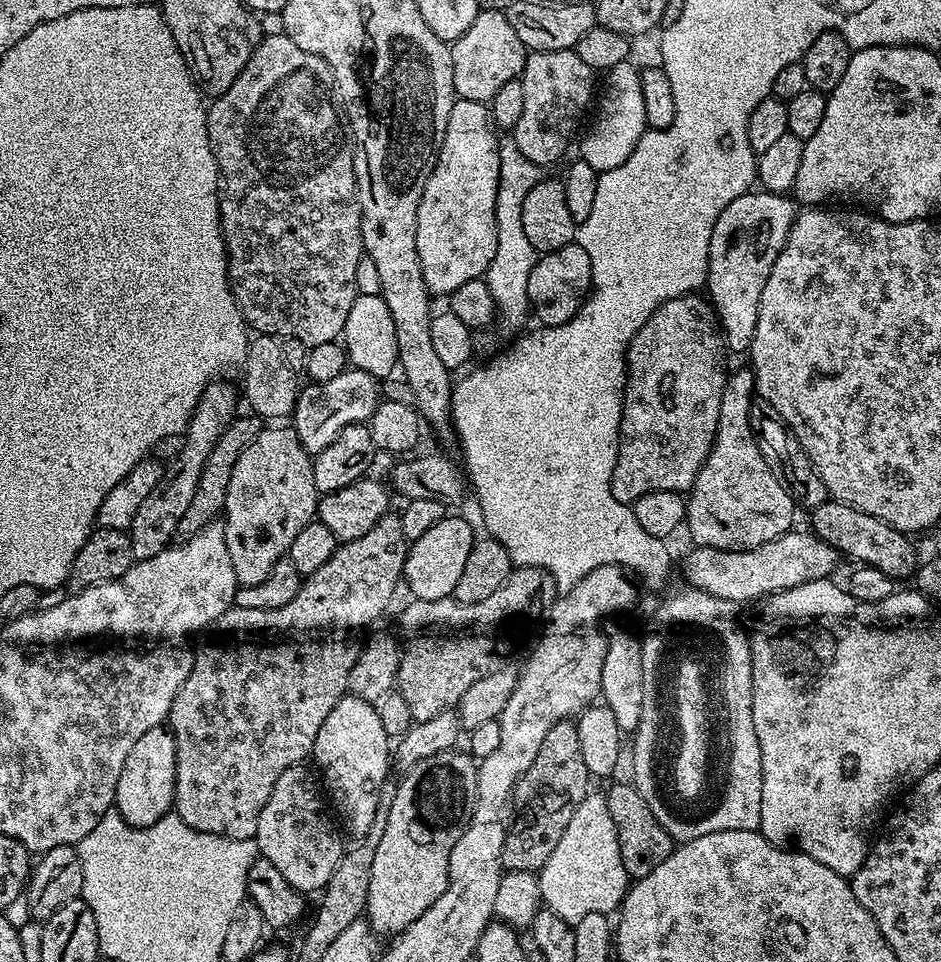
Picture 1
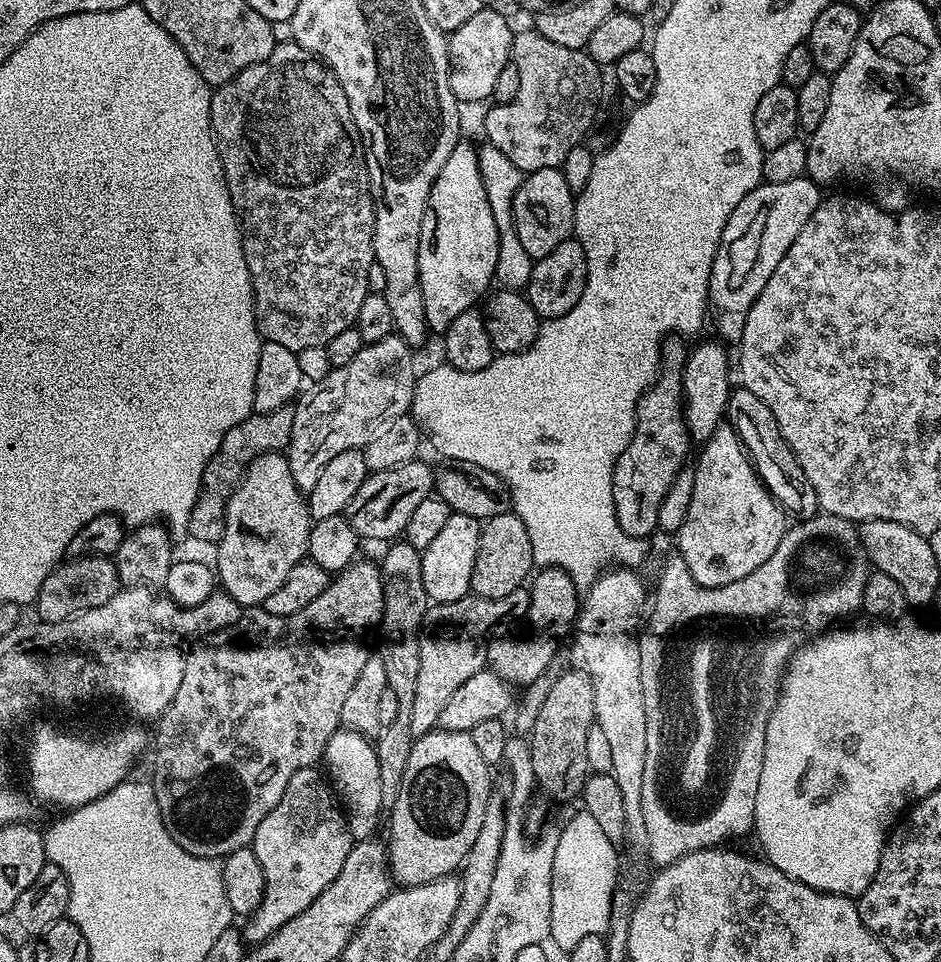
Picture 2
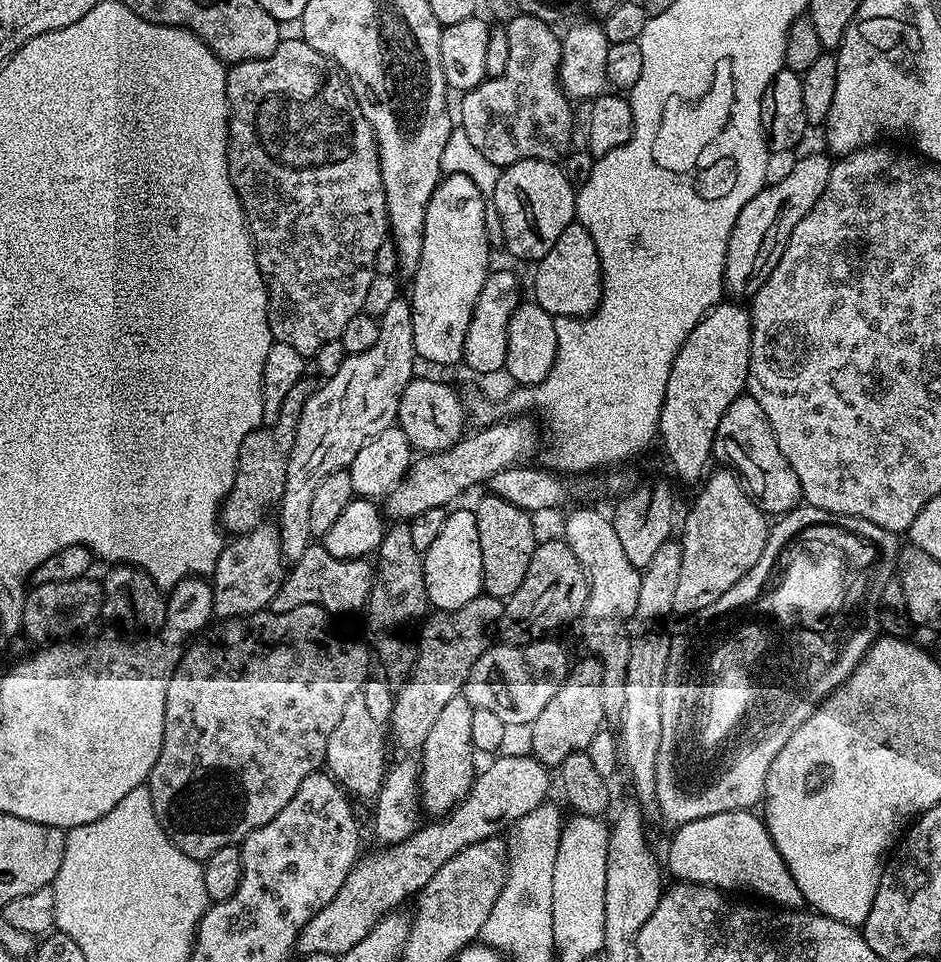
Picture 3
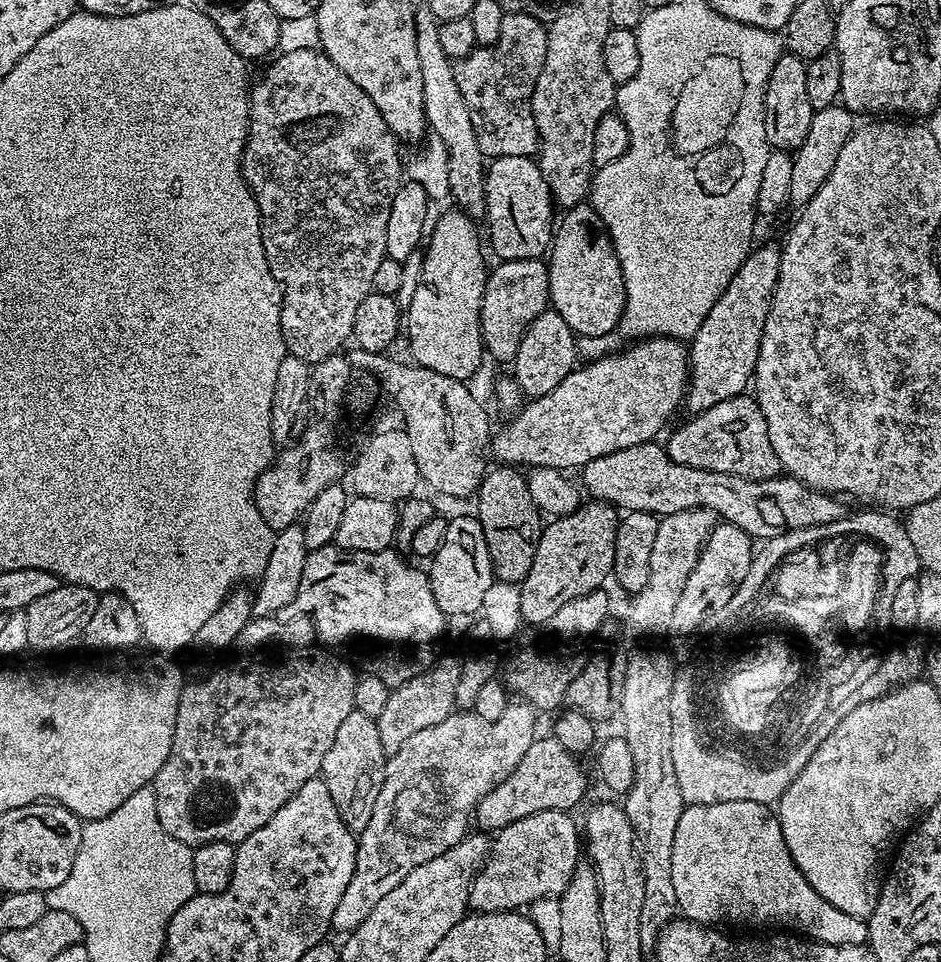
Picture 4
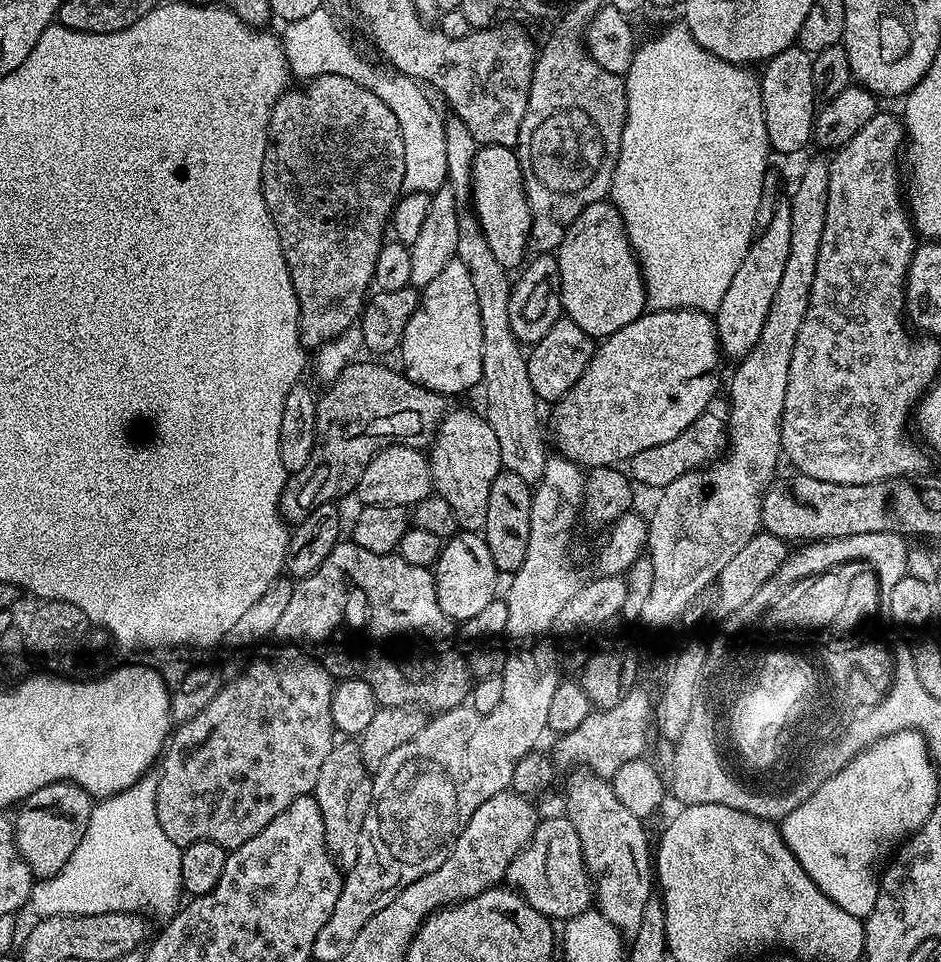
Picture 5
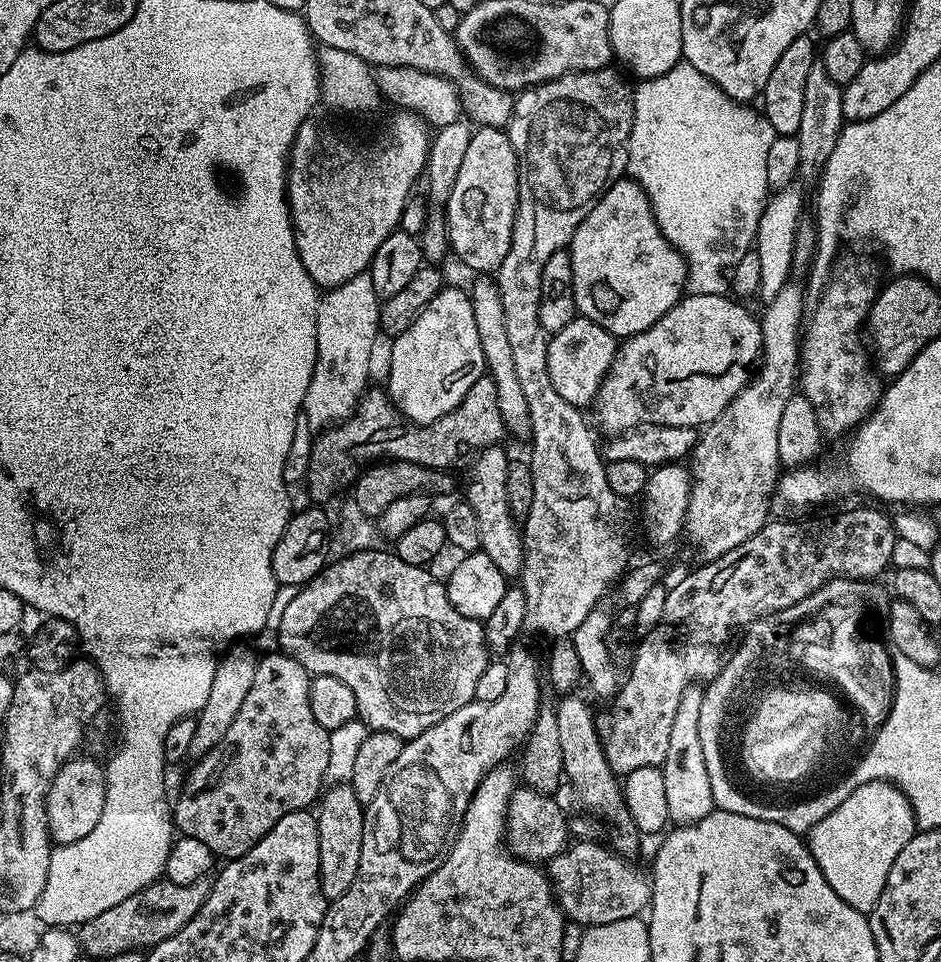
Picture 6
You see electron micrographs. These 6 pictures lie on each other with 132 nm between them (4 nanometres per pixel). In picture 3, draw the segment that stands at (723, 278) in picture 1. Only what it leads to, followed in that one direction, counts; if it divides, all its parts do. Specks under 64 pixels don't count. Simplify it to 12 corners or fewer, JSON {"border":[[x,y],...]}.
{"border":[[801,155],[742,206],[726,250],[729,297],[755,296],[833,161]]}

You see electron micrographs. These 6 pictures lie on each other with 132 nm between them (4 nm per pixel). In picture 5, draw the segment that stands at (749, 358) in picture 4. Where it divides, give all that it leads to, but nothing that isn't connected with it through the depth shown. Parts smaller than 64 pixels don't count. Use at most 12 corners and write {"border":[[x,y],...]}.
{"border":[[777,202],[714,313],[723,355],[758,342],[790,254]]}

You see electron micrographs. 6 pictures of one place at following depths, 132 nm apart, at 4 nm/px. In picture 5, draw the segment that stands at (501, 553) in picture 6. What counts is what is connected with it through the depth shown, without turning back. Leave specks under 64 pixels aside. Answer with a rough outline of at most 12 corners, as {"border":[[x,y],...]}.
{"border":[[453,409],[428,457],[457,527],[483,531],[503,467],[481,413]]}

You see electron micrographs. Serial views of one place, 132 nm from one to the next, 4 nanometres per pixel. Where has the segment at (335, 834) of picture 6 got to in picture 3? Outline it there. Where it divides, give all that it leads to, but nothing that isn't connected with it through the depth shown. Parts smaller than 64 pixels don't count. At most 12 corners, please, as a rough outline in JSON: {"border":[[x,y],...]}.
{"border":[[350,698],[324,755],[353,797],[375,798],[386,773],[385,725]]}

